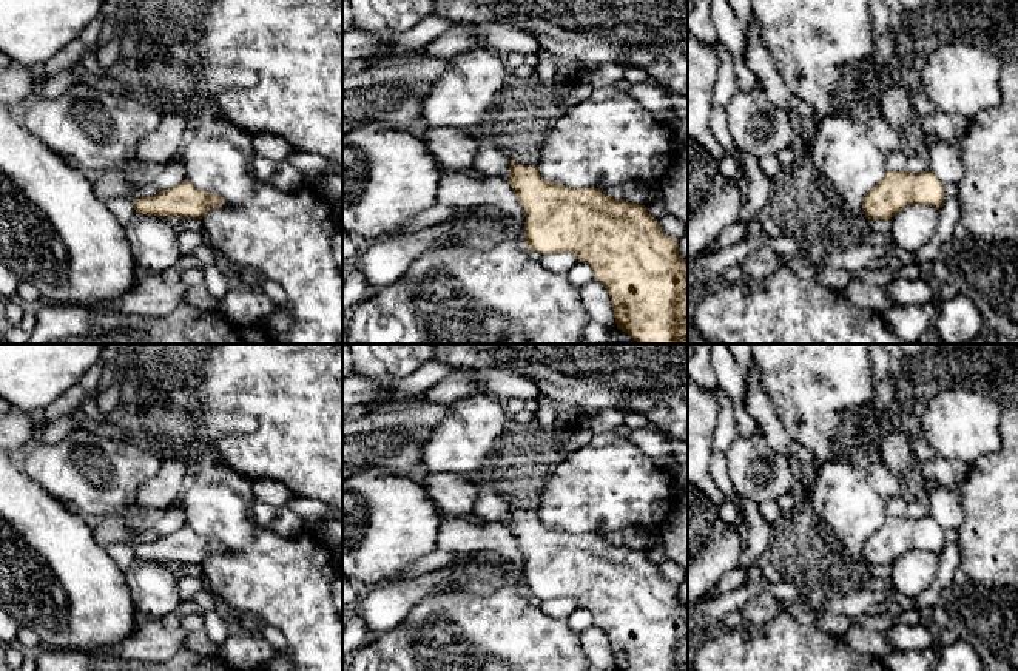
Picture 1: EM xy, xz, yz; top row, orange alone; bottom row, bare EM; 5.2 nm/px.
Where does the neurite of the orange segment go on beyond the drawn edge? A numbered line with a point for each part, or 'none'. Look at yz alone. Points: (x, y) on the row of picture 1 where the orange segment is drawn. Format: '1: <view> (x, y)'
none

